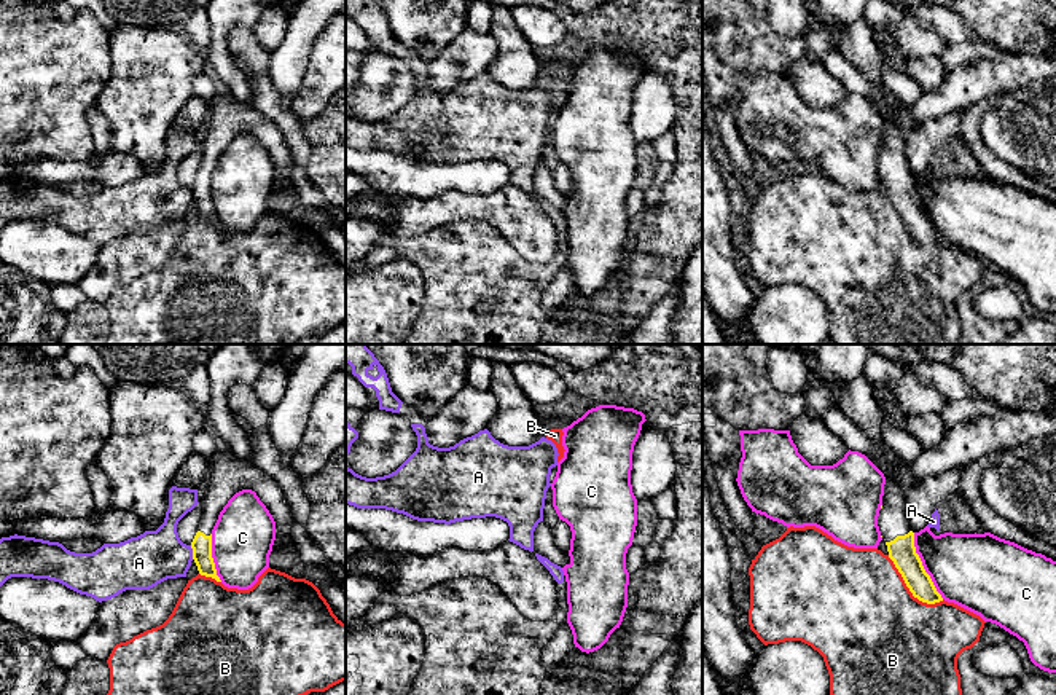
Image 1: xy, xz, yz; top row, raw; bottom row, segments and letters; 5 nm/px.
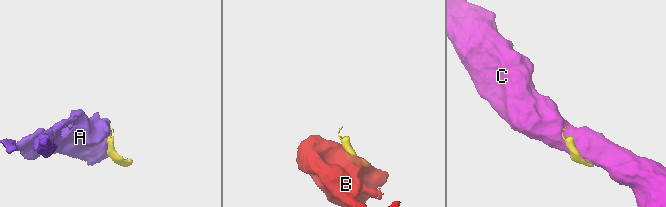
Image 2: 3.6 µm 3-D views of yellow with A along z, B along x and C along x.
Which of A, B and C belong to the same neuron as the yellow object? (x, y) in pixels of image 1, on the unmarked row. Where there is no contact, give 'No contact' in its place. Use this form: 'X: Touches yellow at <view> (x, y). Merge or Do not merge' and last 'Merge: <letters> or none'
A: Touches yellow at xy (193, 195). Do not merge
B: Touches yellow at yz (910, 233). Do not merge
C: Touches yellow at yz (923, 209). Do not merge
Merge: none

